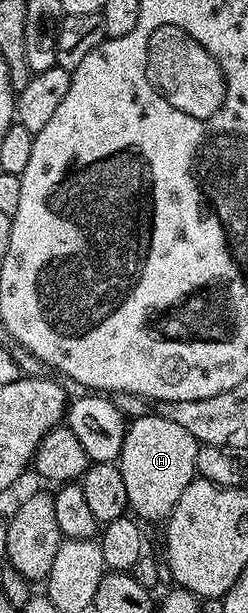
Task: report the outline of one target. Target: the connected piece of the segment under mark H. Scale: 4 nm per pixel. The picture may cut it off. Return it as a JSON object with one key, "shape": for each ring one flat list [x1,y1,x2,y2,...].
{"shape":[[153,413,140,415,127,424,118,466,122,481,126,481,128,506,137,520,145,524,167,520,174,505,178,505,178,497,182,497,182,489,197,478,196,458,200,446,194,436,174,421]]}

